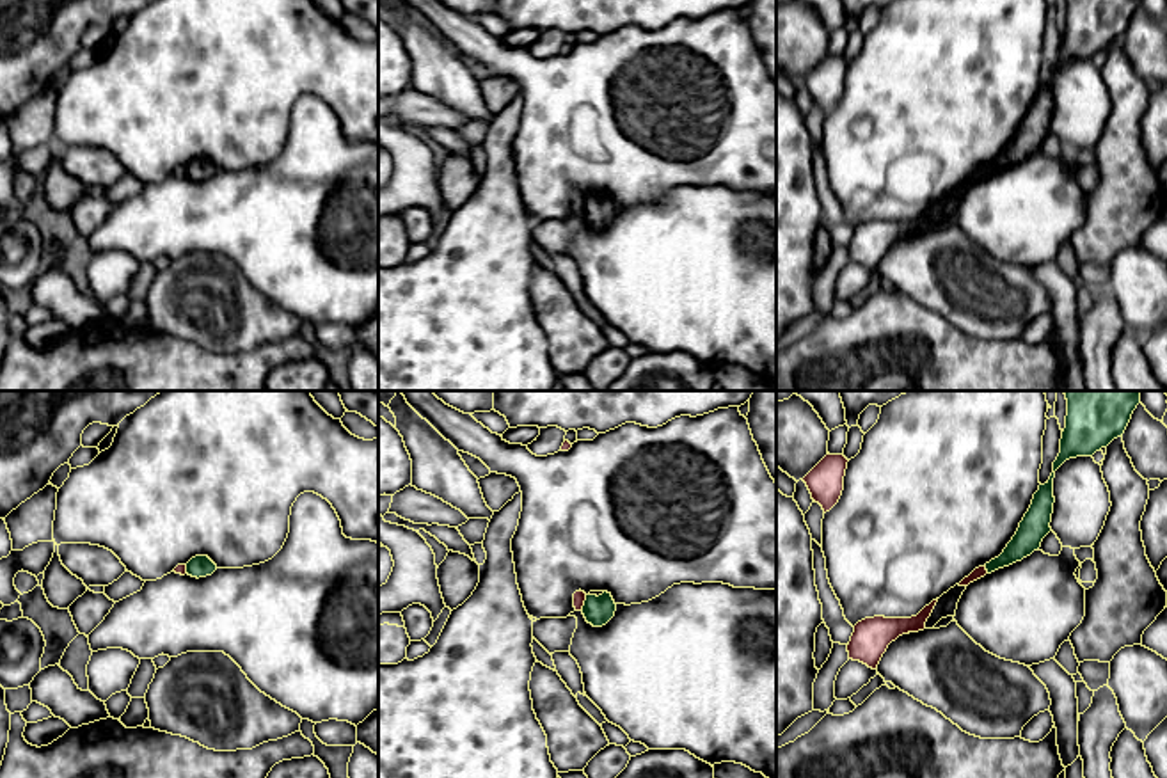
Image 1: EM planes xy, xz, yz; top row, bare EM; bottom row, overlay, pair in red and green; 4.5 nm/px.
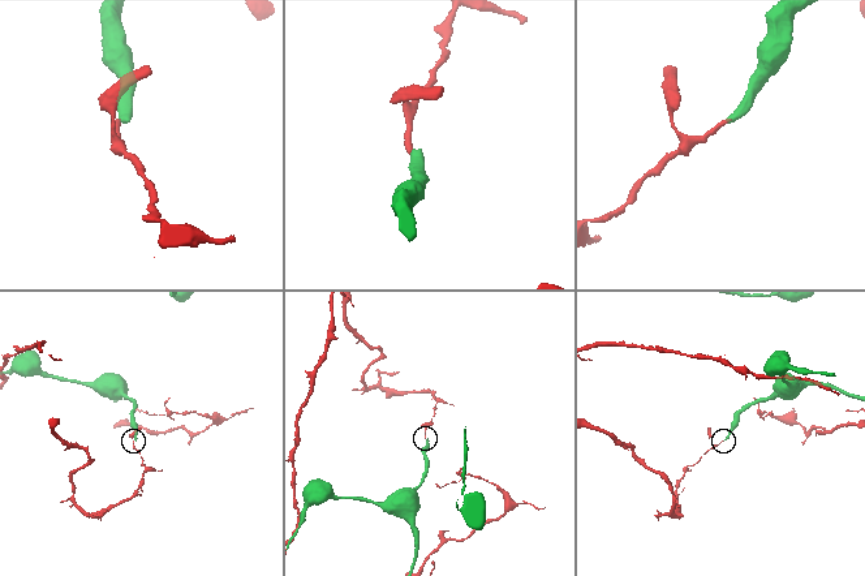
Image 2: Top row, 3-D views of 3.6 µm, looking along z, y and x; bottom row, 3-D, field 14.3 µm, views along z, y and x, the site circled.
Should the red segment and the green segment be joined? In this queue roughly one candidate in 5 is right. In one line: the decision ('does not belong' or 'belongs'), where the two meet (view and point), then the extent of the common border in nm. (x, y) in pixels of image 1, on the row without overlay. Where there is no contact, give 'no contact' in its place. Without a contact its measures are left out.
does not belong | xz (583, 205) | 80 nm

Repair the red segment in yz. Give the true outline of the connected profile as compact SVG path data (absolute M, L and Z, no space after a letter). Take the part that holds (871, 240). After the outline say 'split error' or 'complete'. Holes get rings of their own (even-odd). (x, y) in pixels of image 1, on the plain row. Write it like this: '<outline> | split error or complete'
M938 201L911 220L874 218L858 224L847 247L849 261L860 263L876 272L892 243L902 236L925 231L925 224L931 218L936 204Z | complete

